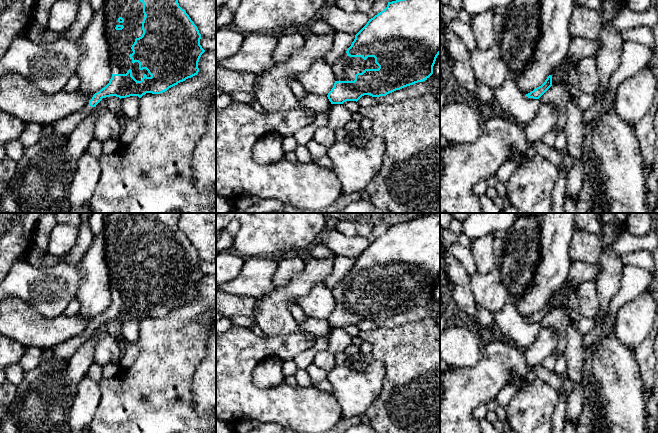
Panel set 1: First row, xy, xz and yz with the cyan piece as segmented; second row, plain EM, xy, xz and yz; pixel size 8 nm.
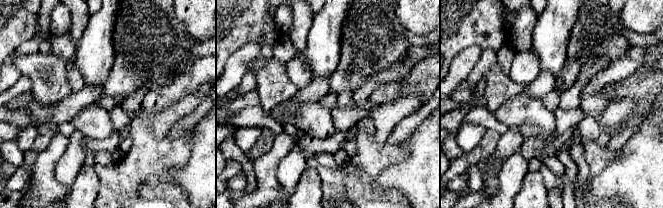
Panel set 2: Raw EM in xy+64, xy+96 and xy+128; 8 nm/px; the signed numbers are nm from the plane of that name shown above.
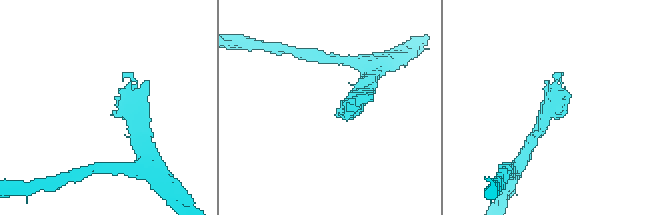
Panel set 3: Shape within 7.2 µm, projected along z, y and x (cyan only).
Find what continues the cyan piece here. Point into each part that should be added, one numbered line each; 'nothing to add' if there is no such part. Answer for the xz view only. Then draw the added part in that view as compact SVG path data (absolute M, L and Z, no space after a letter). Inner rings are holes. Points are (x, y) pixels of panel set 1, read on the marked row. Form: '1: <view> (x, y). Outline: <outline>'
1: xz (345, 68). Outline: M346 52L332 65L335 81L354 81L357 73L378 68L374 57L364 60L362 57L350 57Z

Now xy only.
1: xy (120, 42). Outline: M105 0L104 12L112 74L126 74L131 69L137 81L141 81L144 74L151 77L146 69L140 70L139 63L133 64L129 57L135 39L143 34L143 3L139 0Z

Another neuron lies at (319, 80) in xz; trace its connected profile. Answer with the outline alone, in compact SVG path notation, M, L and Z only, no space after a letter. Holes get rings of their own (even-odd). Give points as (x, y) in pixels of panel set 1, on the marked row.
M324 60L316 61L310 69L297 76L298 82L308 94L327 96L334 86L332 66Z

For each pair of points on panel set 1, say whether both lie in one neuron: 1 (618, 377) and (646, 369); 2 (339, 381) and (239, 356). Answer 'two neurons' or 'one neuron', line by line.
1: two neurons
2: two neurons

